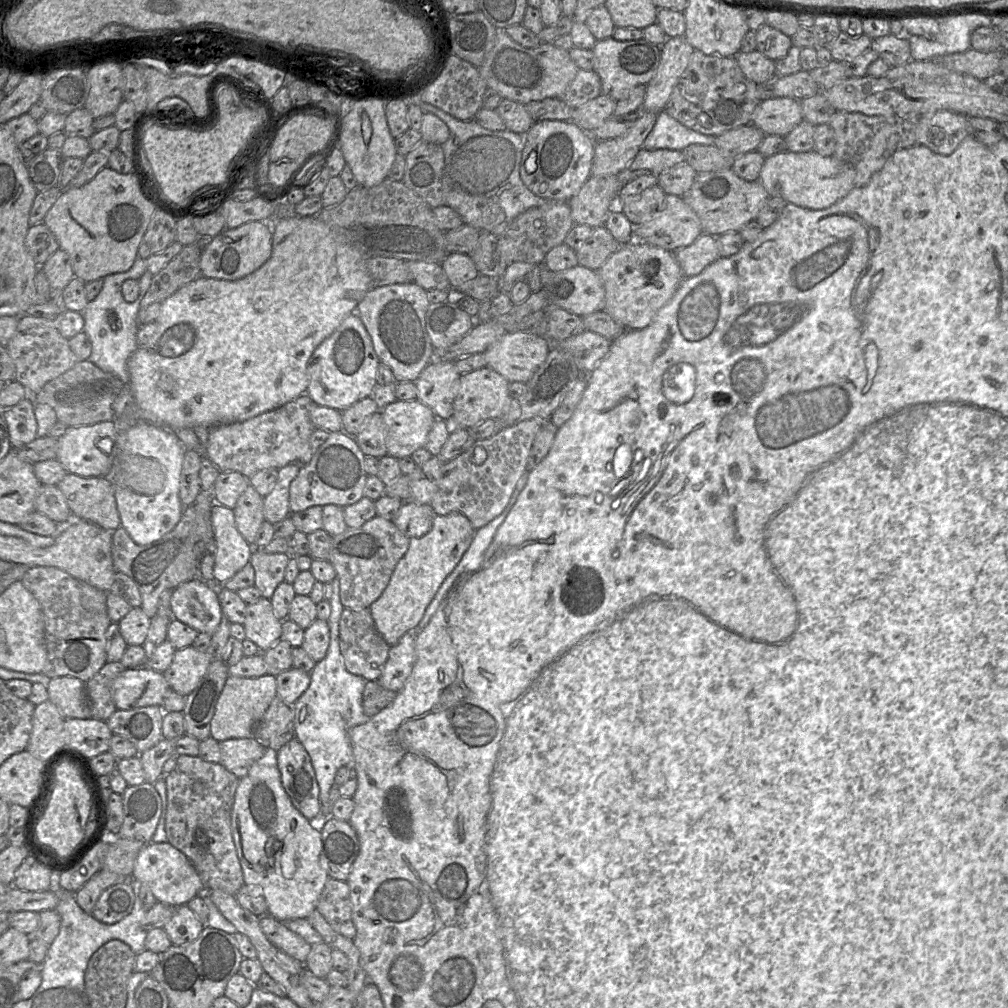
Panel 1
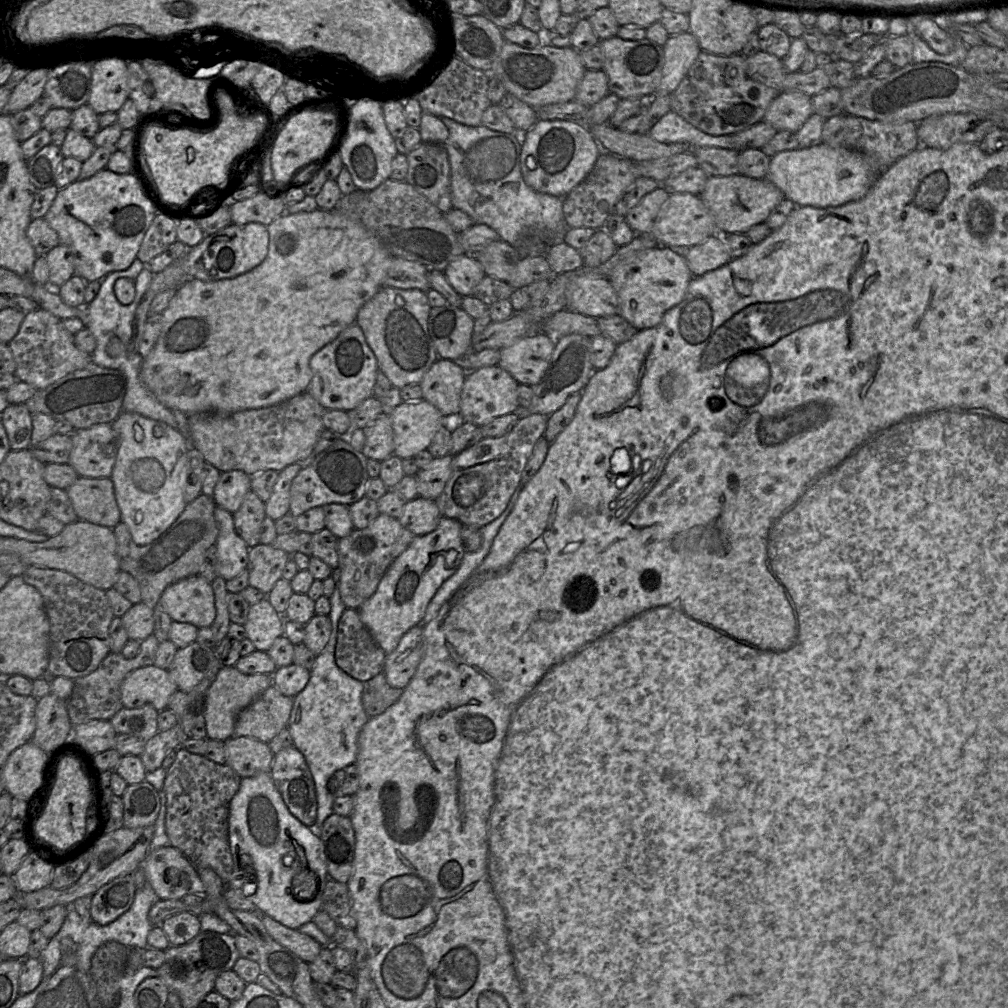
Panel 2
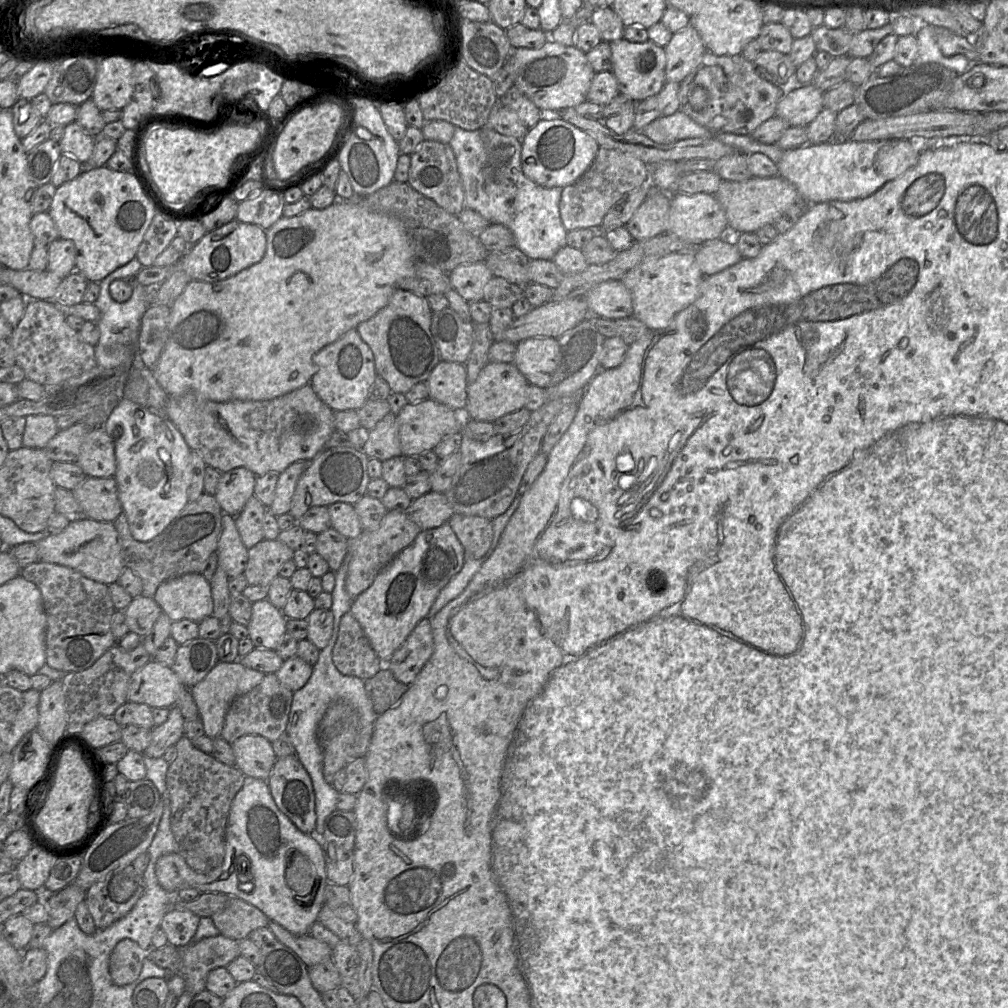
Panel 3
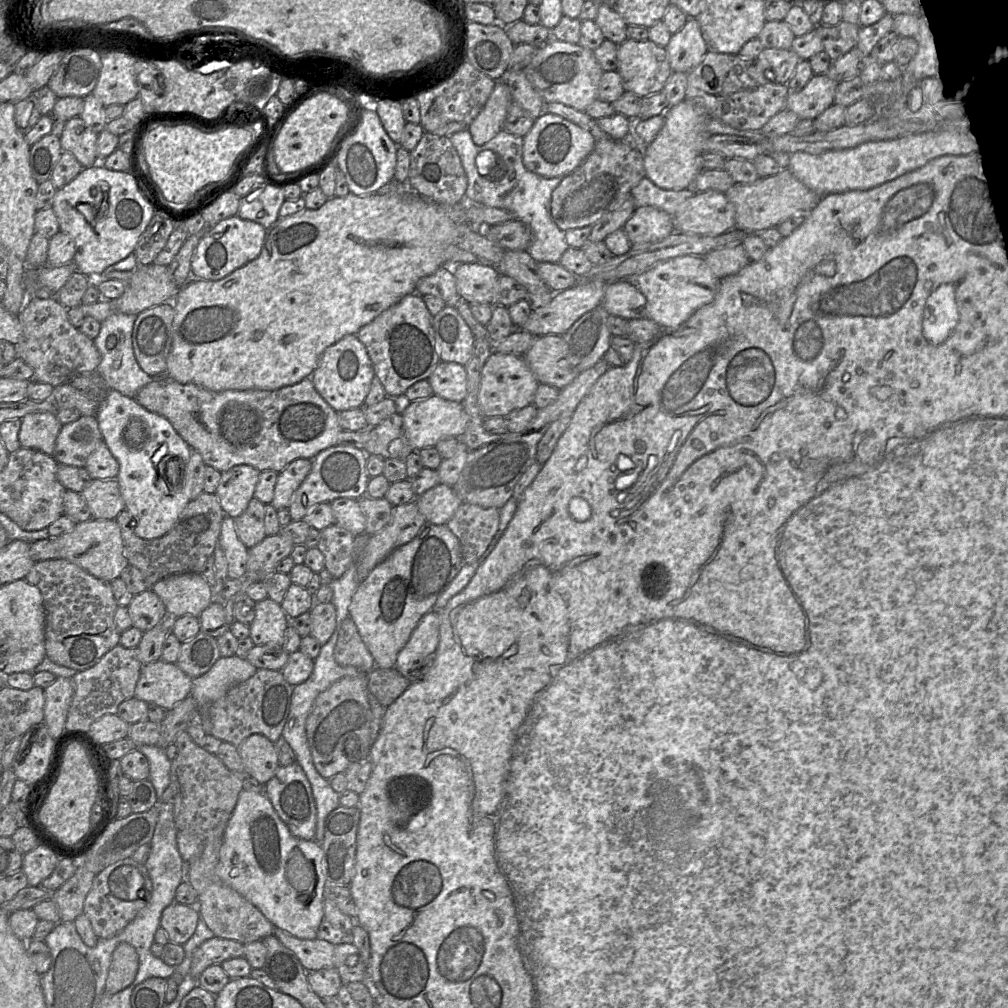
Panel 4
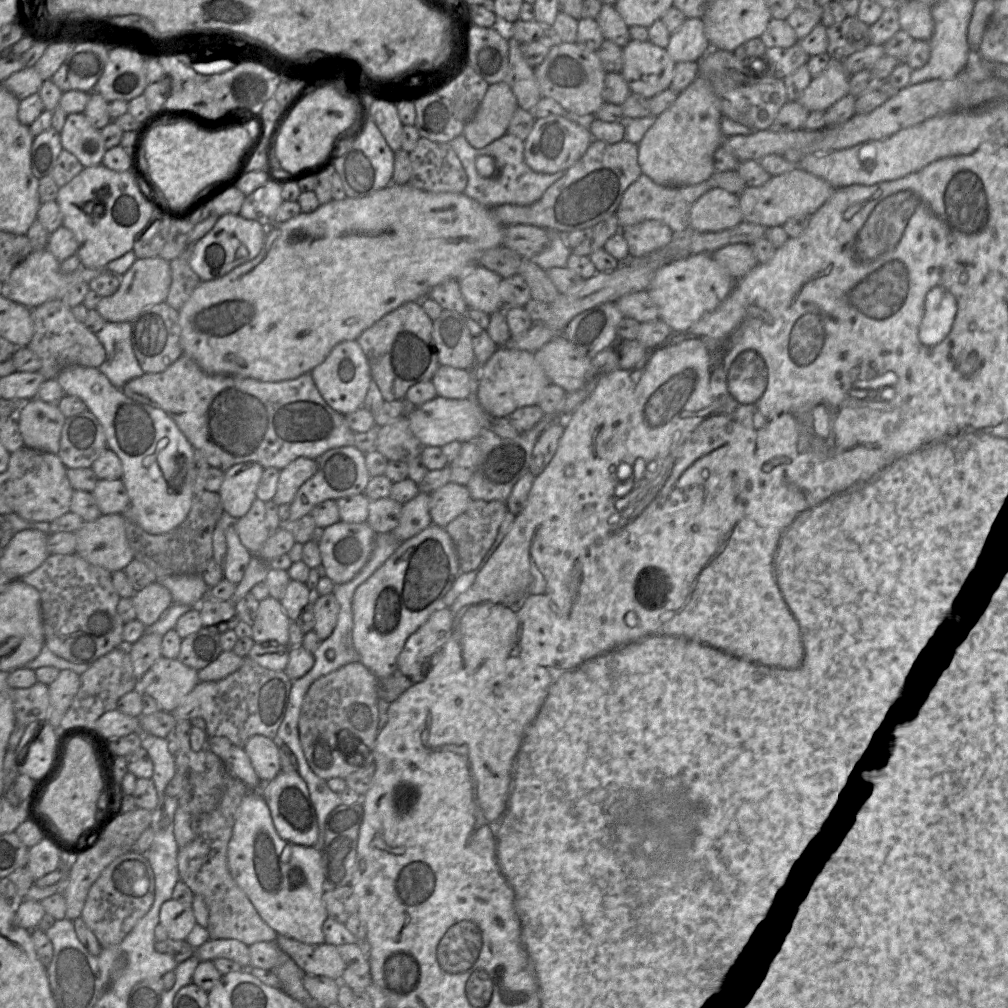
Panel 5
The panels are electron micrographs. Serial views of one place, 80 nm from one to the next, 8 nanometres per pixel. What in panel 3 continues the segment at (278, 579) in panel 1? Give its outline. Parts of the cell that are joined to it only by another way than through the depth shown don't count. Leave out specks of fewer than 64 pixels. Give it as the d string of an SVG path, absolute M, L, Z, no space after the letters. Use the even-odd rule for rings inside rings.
M263 539L248 549L244 575L248 585L267 587L279 575L281 566L293 559L294 550L278 539Z

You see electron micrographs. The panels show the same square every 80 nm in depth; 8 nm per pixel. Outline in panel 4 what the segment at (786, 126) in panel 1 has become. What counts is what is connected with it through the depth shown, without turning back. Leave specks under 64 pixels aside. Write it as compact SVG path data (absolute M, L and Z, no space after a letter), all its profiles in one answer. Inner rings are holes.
M814 74L801 90L789 92L785 108L794 112L800 120L814 120L834 103L838 83L826 74Z

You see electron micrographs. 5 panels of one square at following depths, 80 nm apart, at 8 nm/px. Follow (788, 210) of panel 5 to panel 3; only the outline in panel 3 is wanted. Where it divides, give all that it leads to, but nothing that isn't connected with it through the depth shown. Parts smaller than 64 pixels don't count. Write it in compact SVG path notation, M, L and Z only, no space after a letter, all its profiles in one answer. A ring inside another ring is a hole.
M778 174L751 177L745 181L722 180L714 196L726 213L728 232L733 234L754 233L765 225L773 224L788 207L802 201L795 186Z

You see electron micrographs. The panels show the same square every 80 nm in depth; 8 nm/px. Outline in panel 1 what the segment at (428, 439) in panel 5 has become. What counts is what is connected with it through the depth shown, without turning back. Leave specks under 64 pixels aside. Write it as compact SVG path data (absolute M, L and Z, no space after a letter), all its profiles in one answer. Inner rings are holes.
M397 400L381 411L386 425L387 455L396 459L411 457L426 444L436 416L419 400Z

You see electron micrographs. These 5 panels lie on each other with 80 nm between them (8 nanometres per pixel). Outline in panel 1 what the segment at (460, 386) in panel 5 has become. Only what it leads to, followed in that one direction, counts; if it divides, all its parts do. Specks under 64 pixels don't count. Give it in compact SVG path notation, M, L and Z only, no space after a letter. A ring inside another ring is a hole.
M455 362L430 363L414 382L418 390L417 400L427 405L436 419L451 422L460 377Z

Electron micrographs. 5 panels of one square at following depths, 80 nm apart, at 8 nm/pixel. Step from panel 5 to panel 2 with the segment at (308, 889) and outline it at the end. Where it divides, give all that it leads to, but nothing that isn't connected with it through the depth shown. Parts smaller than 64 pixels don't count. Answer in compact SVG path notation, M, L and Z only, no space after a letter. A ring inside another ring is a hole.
M270 772L260 773L252 777L241 779L239 789L230 801L228 817L229 845L233 857L233 865L239 864L242 857L242 866L246 874L246 885L257 884L254 895L249 898L256 905L257 910L290 929L298 929L303 924L311 922L322 907L322 897L328 881L324 846L320 837L314 835L309 827L303 825L286 807L281 794L275 787ZM172 845L149 851L140 866L160 900L182 900L188 894L205 894L194 865ZM302 873L312 873L319 881L319 889L311 900L298 900L292 891L293 878Z

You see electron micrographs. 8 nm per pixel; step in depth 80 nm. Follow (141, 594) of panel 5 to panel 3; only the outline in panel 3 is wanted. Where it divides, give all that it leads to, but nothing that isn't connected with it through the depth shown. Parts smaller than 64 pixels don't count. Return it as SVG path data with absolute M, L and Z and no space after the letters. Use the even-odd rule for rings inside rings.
M137 596L124 610L126 624L130 632L145 637L152 630L162 609L154 598Z

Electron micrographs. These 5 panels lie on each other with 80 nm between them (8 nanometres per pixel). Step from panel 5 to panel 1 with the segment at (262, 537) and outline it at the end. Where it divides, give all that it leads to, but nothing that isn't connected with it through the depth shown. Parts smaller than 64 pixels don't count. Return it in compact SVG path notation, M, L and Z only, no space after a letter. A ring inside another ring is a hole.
M248 485L233 508L235 524L245 540L254 546L256 535L265 521L264 497Z

